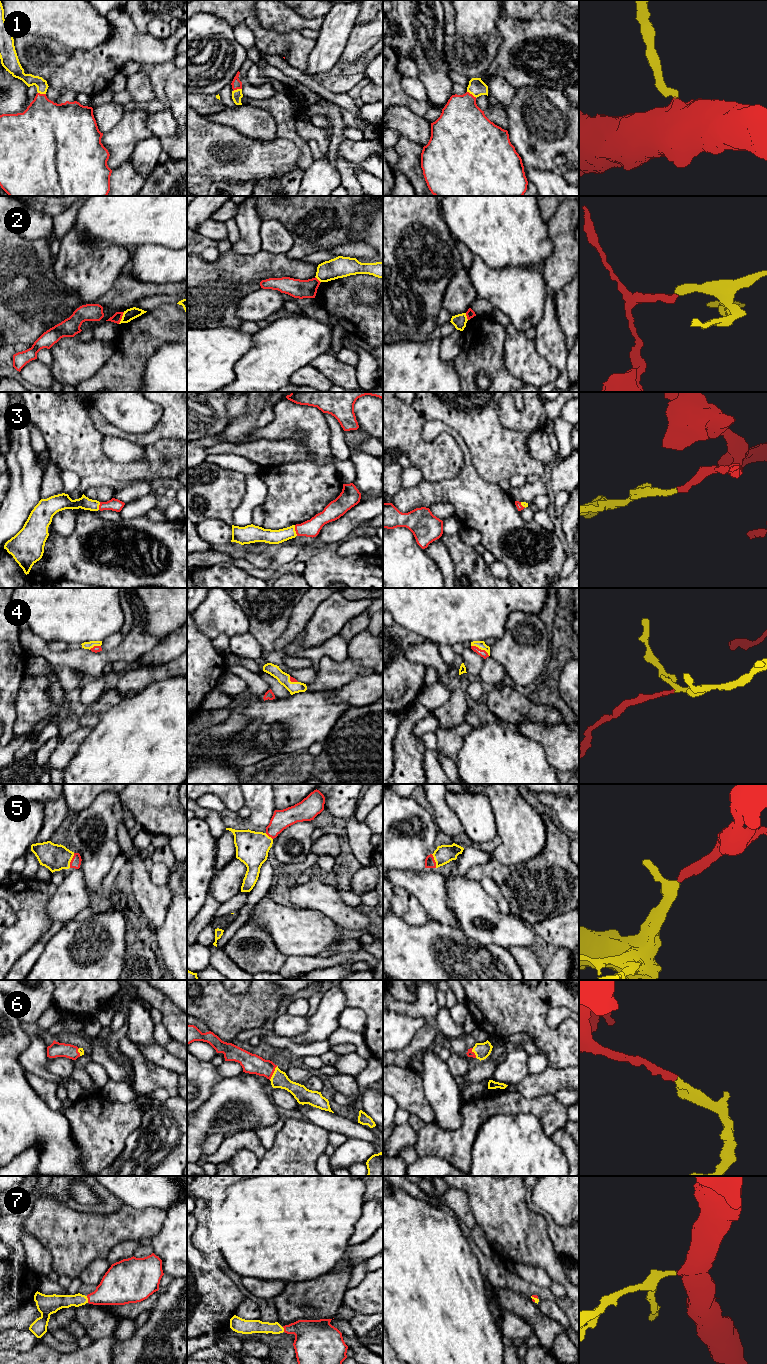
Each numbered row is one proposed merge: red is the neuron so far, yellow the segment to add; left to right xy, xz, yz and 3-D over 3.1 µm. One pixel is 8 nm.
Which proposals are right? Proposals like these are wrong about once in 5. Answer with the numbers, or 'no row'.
1, 3, 4, 5, 6, 7

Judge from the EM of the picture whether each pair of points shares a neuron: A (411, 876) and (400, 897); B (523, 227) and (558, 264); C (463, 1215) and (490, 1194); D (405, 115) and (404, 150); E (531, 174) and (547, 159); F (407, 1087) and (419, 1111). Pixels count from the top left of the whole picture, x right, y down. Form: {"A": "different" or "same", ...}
{"A": "different", "B": "different", "C": "different", "D": "different", "E": "different", "F": "same"}

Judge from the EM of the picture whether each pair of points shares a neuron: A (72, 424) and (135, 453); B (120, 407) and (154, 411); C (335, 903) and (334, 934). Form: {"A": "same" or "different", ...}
{"A": "different", "B": "same", "C": "different"}

